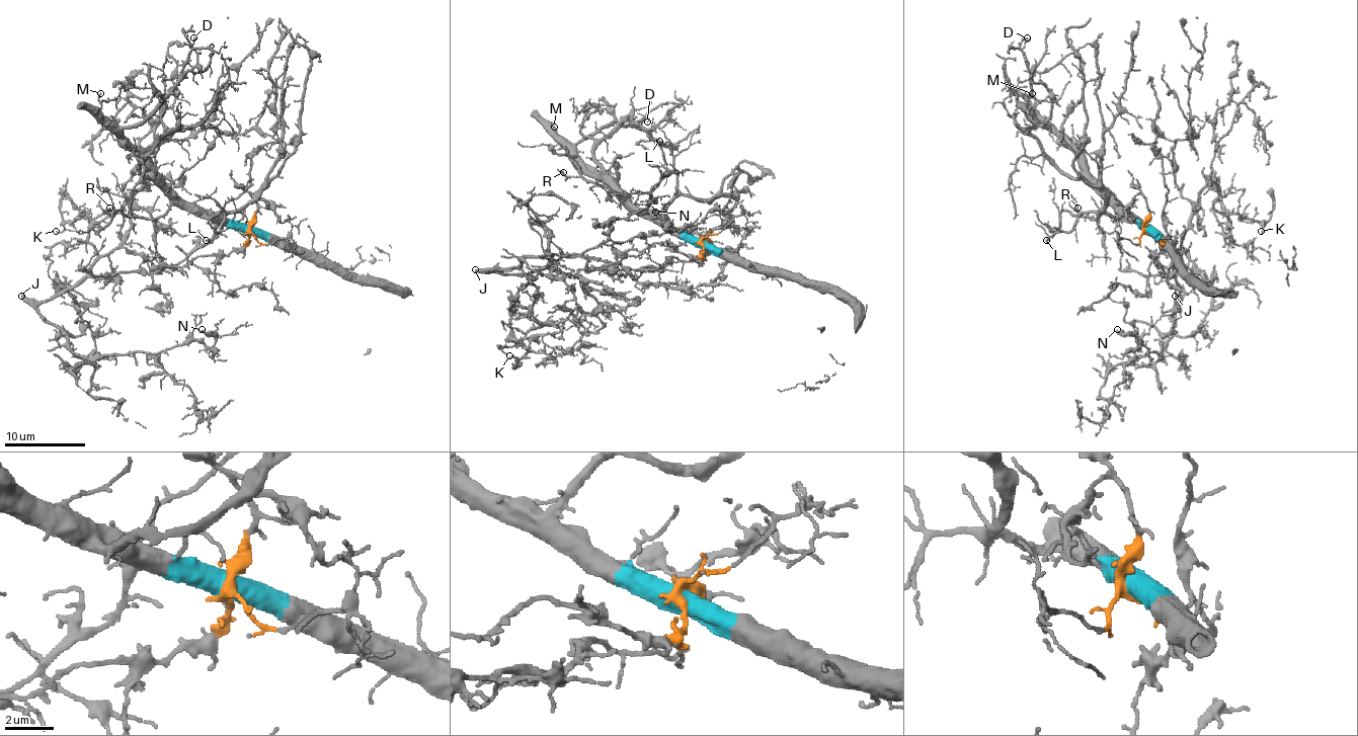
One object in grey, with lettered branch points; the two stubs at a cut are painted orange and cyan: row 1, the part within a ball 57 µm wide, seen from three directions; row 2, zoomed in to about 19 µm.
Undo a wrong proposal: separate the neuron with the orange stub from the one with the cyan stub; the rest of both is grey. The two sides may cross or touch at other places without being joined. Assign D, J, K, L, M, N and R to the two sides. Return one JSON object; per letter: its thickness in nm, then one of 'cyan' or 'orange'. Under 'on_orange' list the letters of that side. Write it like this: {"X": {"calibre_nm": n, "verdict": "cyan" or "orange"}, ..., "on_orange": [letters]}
{"D": {"calibre_nm": 130, "verdict": "cyan"}, "J": {"calibre_nm": 400, "verdict": "orange"}, "K": {"calibre_nm": 120, "verdict": "orange"}, "L": {"calibre_nm": 120, "verdict": "cyan"}, "M": {"calibre_nm": 140, "verdict": "cyan"}, "N": {"calibre_nm": 160, "verdict": "orange"}, "R": {"calibre_nm": 130, "verdict": "cyan"}, "on_orange": ["J", "K", "N"]}

